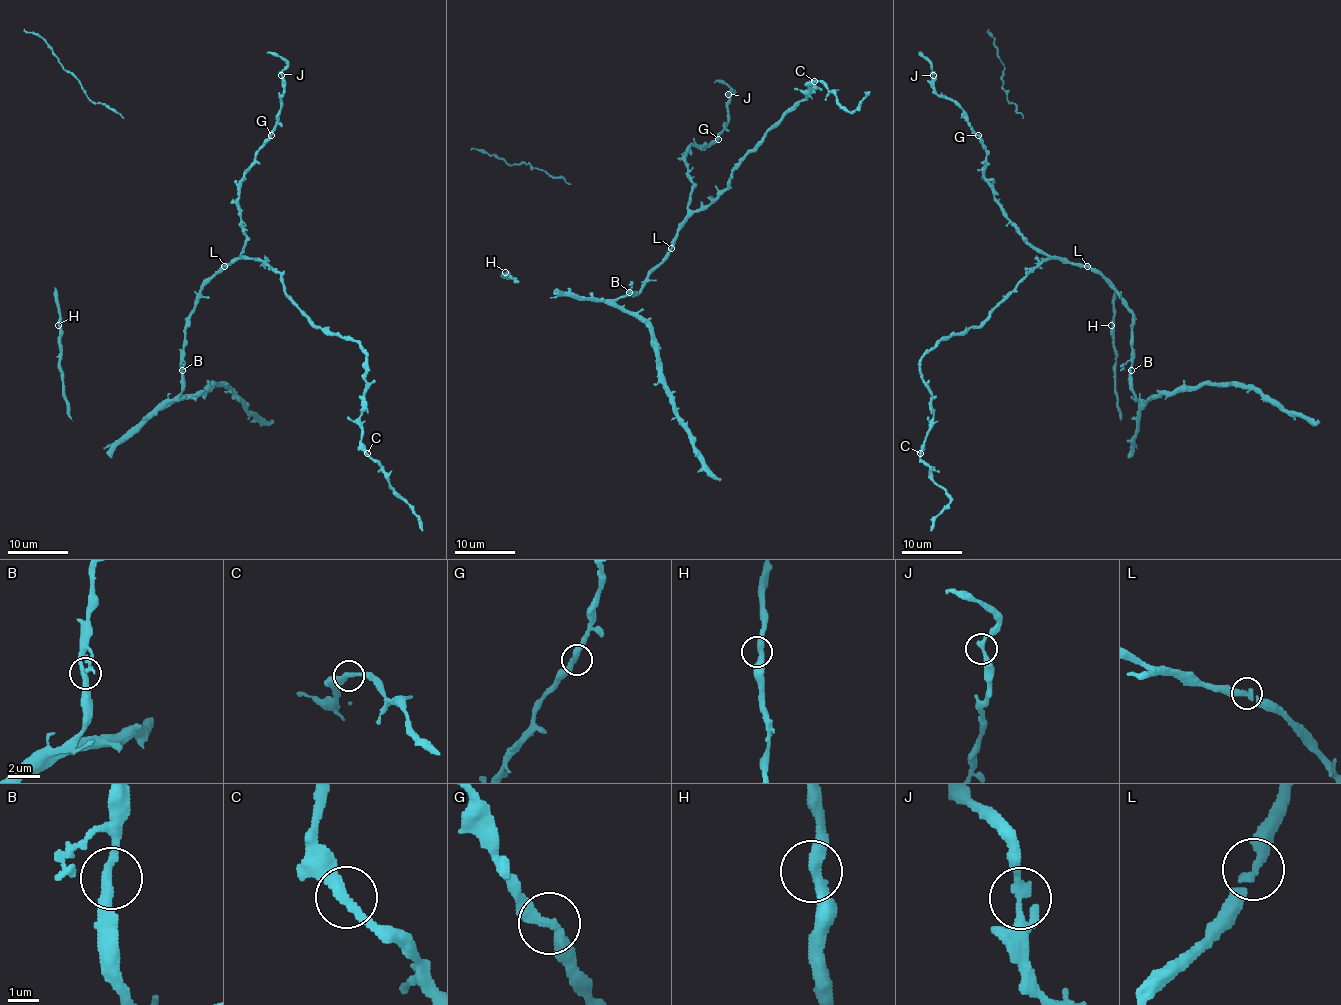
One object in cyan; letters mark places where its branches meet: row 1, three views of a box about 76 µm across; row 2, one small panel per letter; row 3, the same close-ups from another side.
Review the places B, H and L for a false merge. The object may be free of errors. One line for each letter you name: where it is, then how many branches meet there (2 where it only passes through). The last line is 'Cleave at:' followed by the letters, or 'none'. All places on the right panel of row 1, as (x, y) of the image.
Cleave at: none

